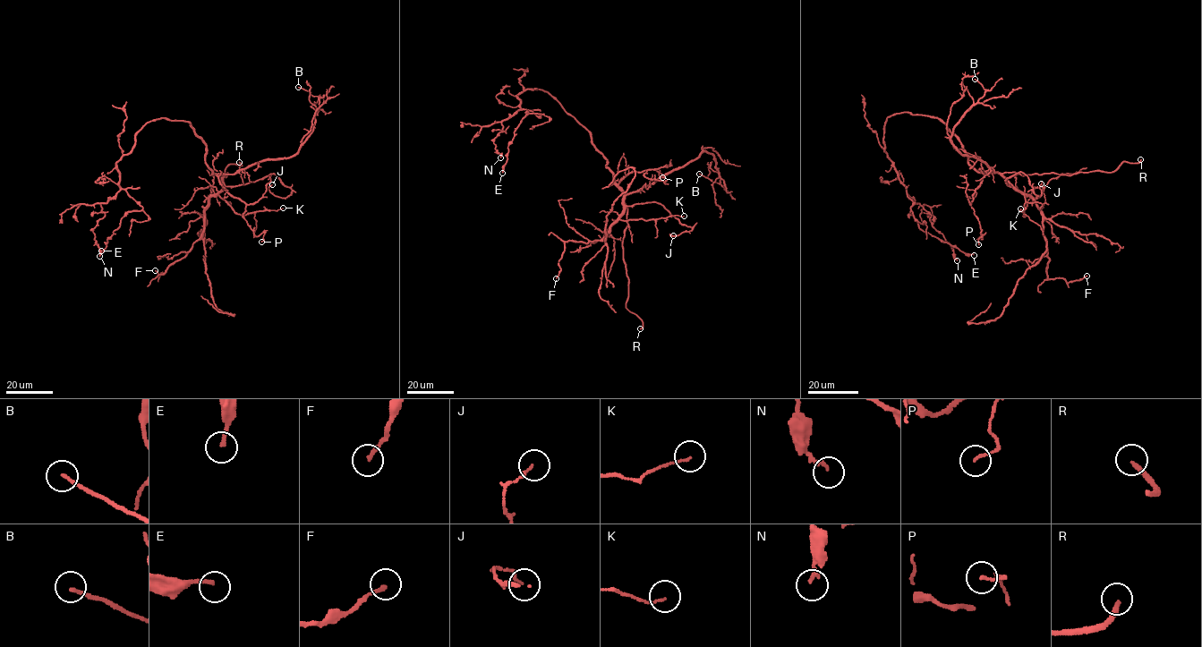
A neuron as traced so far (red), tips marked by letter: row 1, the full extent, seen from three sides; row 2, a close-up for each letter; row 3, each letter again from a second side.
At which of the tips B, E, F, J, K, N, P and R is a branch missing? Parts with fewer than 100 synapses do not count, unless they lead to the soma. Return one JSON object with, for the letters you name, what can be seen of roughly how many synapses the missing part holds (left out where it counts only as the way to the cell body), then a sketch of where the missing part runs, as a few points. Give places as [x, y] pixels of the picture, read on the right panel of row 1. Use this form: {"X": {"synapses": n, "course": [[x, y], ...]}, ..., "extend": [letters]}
{"R": {"course": [[1140, 159], [1140, 153], [1153, 139], [1148, 138], [1147, 131], [1145, 130]]}, "extend": ["R"]}

